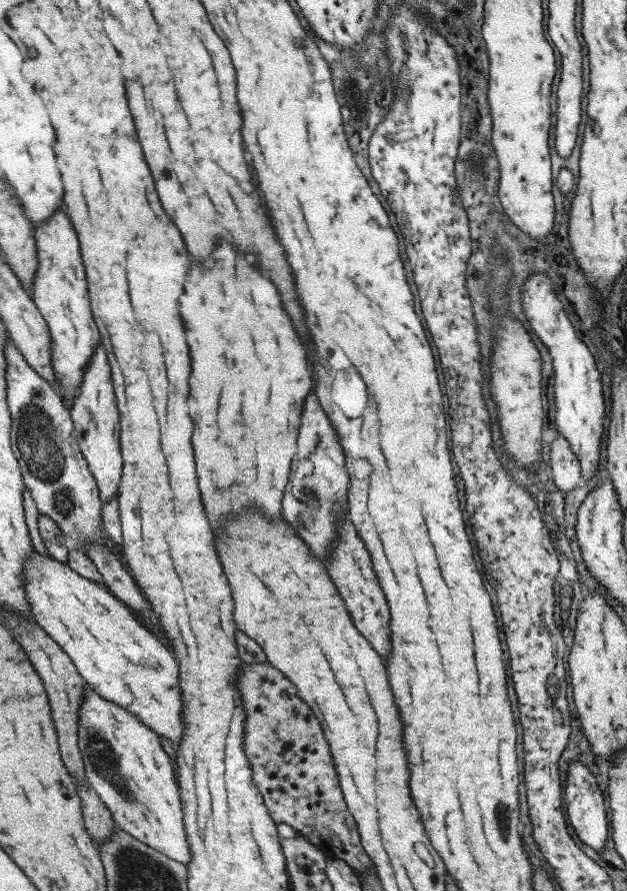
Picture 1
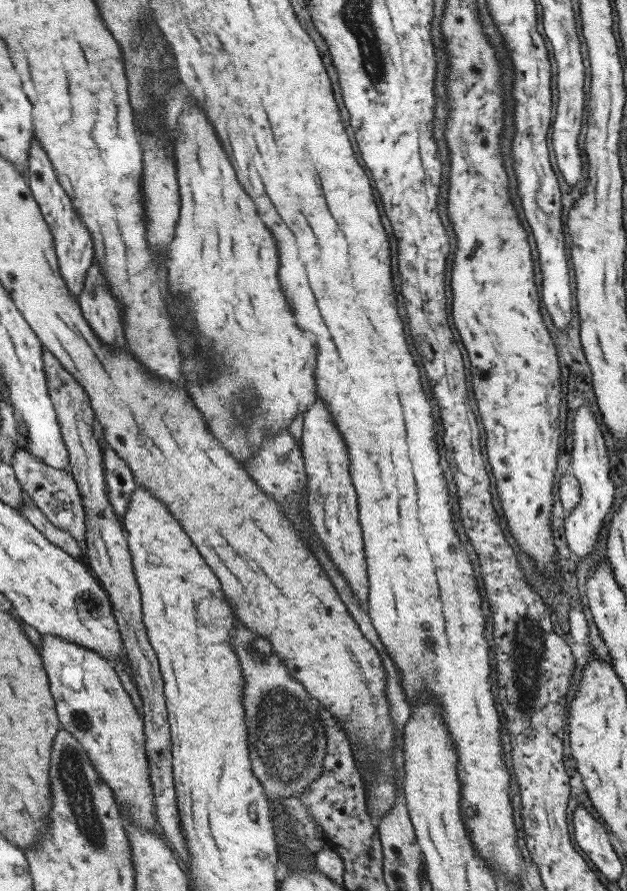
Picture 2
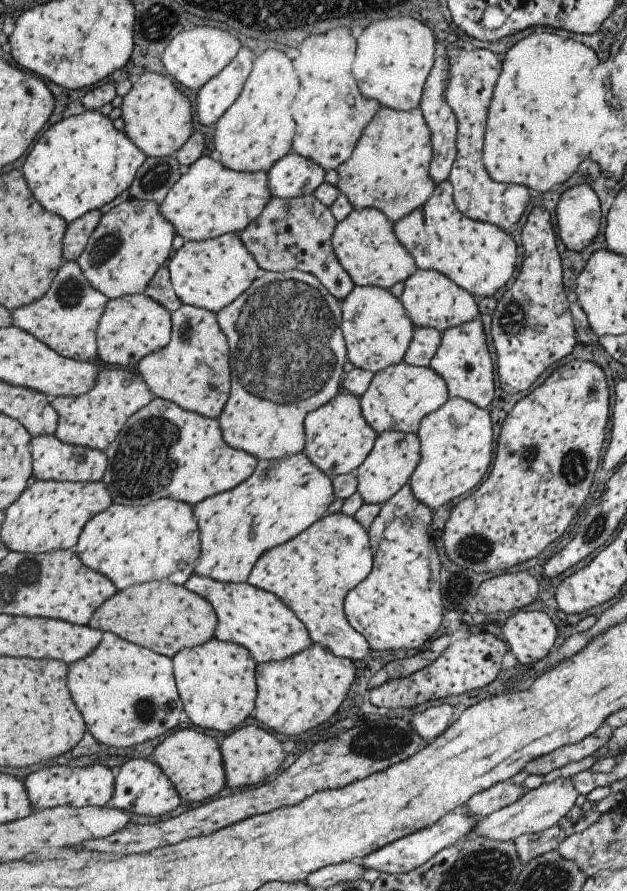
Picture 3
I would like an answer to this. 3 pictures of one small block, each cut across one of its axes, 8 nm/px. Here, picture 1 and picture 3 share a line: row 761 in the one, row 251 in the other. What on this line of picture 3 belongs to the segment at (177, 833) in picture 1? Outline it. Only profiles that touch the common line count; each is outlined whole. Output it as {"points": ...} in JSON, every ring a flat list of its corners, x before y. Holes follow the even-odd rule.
{"points":[[128,198,102,215,92,232,78,266,92,288,109,299,142,294,160,267,166,266,174,253,174,226,160,214,160,203,154,200]]}

